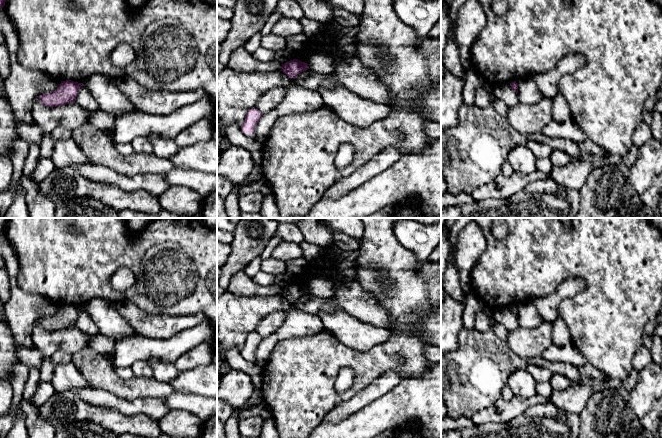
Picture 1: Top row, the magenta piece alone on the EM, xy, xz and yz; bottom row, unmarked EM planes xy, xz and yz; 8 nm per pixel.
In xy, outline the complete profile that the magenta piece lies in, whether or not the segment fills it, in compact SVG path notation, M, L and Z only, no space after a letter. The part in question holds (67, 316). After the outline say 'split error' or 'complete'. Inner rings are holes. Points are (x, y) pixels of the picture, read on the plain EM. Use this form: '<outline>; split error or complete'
M71 304L61 305L60 310L50 317L39 320L40 326L47 331L61 331L68 327L75 327L76 321L83 307Z; complete

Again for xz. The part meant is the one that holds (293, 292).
M298 283L290 284L284 288L282 288L281 295L286 298L290 303L295 303L302 296L309 293L307 287L302 286Z; complete

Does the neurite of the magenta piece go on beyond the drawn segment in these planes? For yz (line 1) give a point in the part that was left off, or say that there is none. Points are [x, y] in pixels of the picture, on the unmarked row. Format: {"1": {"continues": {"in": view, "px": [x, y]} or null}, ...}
{"1": {"continues": null}}

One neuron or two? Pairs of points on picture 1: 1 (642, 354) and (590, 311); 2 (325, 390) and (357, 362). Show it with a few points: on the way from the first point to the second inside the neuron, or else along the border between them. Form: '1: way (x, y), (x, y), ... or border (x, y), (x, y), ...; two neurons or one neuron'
1: border (643, 344), (633, 357), (632, 368); two neurons
2: way (325, 379), (341, 362), (346, 362); one neuron

